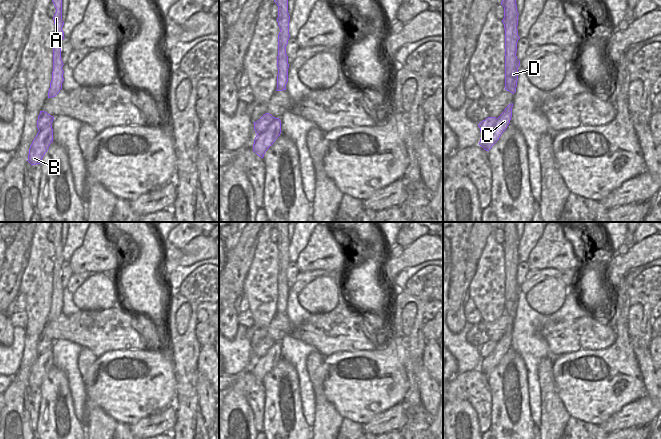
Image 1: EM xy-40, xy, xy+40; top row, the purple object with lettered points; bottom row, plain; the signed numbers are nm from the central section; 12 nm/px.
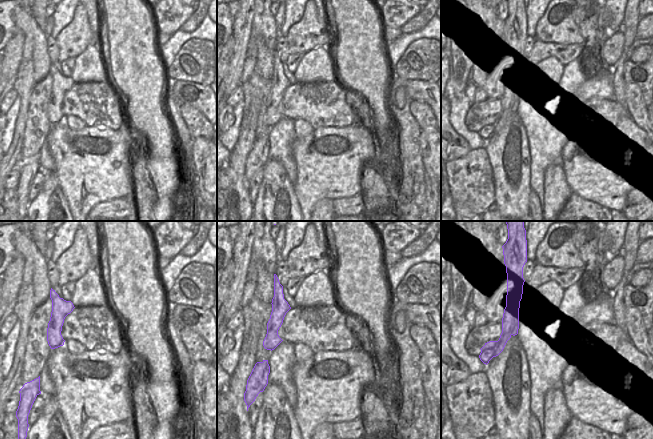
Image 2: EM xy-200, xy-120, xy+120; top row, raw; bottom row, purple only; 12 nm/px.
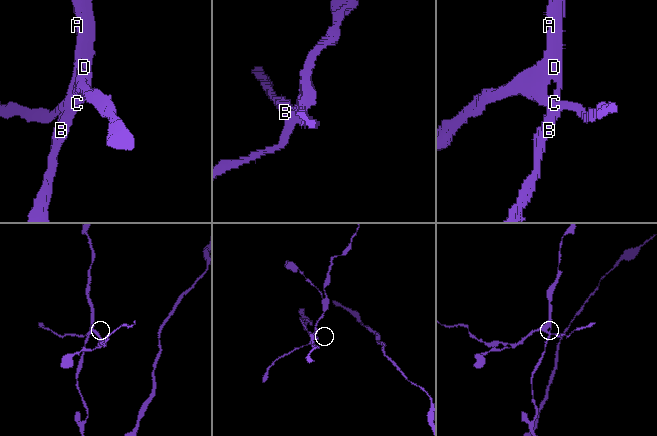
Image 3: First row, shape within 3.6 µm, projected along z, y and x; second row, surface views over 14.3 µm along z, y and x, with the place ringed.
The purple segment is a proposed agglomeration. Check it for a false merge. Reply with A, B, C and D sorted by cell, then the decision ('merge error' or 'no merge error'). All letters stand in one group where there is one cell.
A D / B C | merge error

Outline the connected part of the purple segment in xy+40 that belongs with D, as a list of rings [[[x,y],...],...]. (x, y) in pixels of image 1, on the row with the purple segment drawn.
[[[502,0],[504,7],[504,18],[502,20],[505,29],[505,90],[514,94],[518,81],[518,67],[520,61],[517,59],[518,36],[518,11],[516,0]]]

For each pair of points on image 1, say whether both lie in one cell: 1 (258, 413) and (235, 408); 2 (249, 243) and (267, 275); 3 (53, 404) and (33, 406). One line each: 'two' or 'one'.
1: two
2: two
3: two

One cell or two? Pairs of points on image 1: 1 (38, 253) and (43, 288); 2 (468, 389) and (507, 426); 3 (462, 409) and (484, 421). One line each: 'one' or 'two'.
1: one
2: two
3: two

